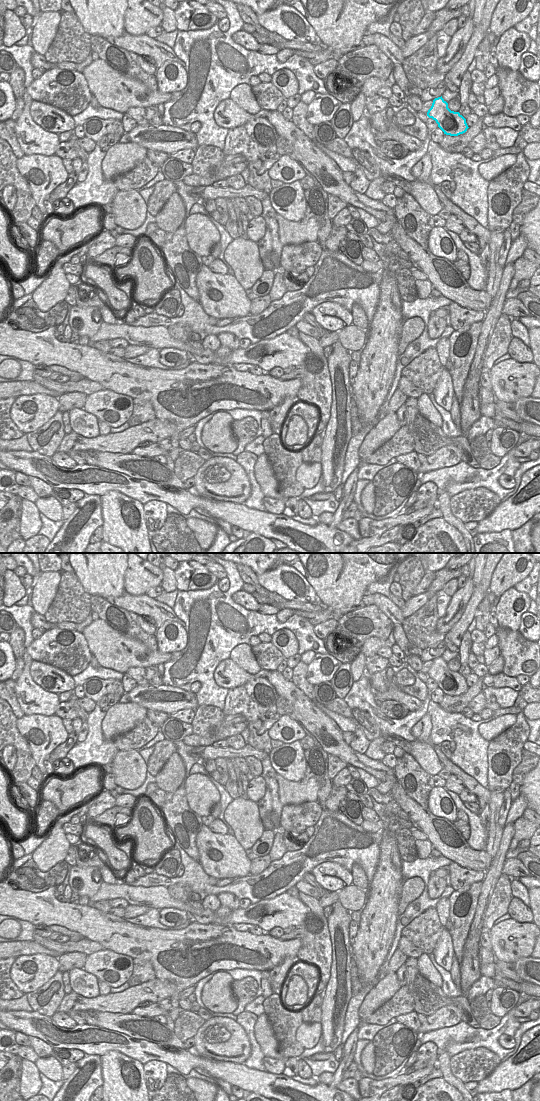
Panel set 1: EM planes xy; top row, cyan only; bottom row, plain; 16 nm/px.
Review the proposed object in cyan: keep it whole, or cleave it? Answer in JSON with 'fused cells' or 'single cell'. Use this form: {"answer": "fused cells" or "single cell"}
{"answer": "single cell"}

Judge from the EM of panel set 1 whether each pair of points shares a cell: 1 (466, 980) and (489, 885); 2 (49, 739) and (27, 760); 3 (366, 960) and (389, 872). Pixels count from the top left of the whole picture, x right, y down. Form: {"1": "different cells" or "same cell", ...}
{"1": "same cell", "2": "different cells", "3": "same cell"}

